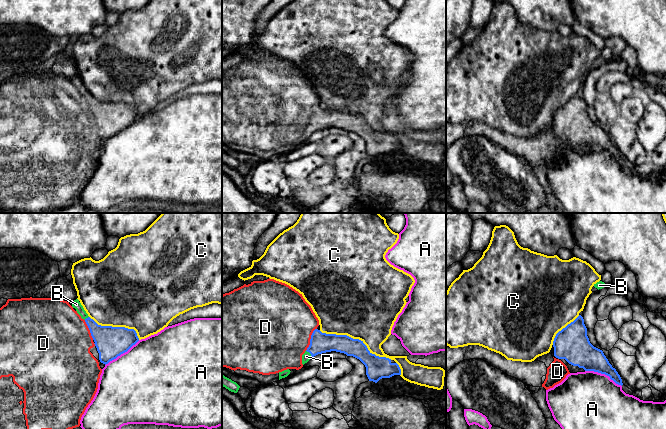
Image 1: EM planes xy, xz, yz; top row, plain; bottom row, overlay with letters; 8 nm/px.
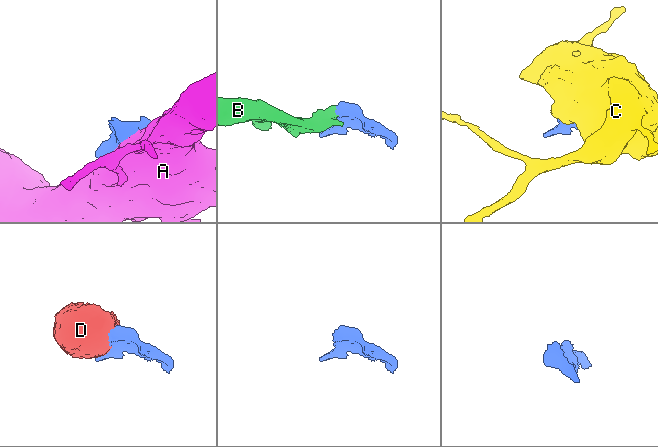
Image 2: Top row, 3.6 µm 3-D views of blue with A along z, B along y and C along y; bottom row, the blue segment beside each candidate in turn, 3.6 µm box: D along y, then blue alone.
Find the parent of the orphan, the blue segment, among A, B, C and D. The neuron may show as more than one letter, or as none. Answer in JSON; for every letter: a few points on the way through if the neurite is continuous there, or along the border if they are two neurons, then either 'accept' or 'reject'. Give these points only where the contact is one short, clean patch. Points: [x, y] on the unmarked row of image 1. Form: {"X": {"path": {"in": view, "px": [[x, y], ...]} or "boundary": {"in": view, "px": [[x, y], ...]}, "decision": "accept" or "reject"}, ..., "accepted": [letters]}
{"A": {"decision": "reject"}, "B": {"path": {"in": "xz", "px": [[320, 118], [310, 129], [306, 132]]}, "decision": "accept"}, "C": {"decision": "reject"}, "D": {"decision": "reject"}, "accepted": ["B"]}

